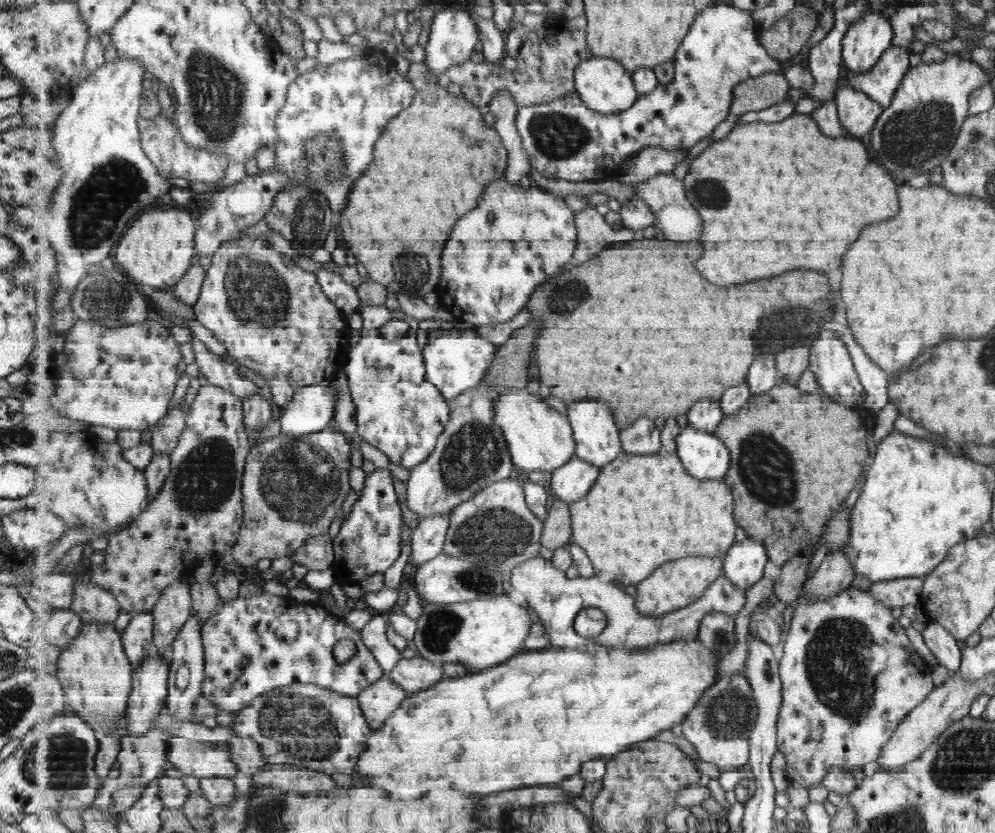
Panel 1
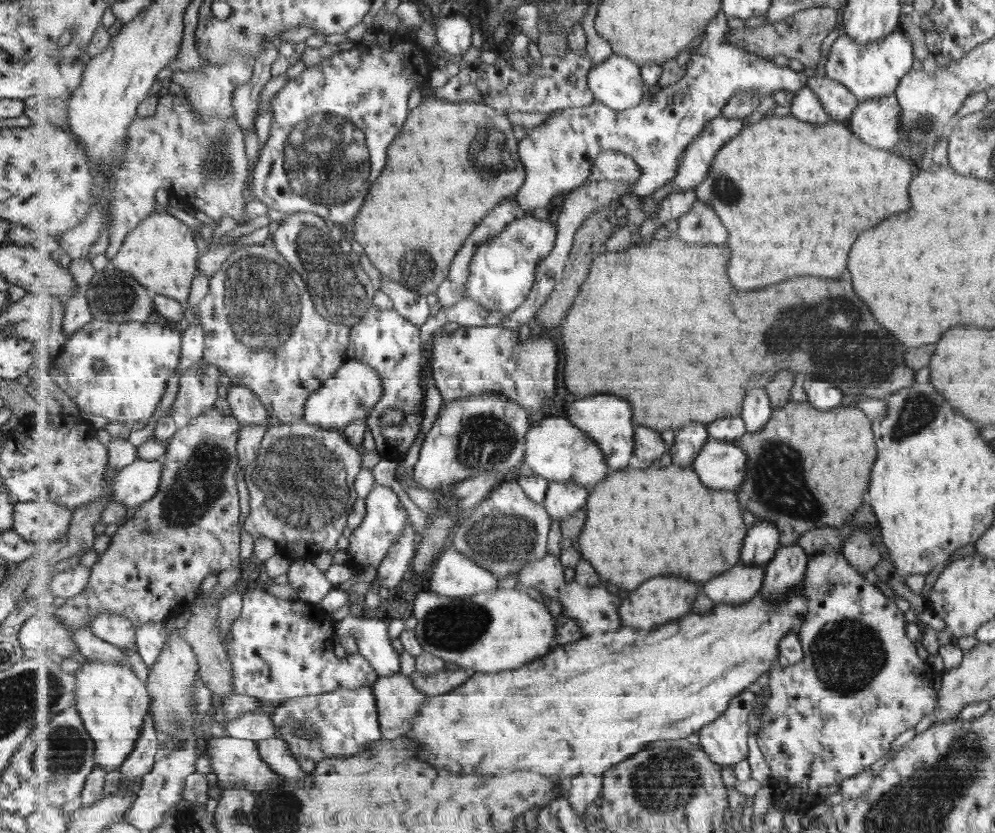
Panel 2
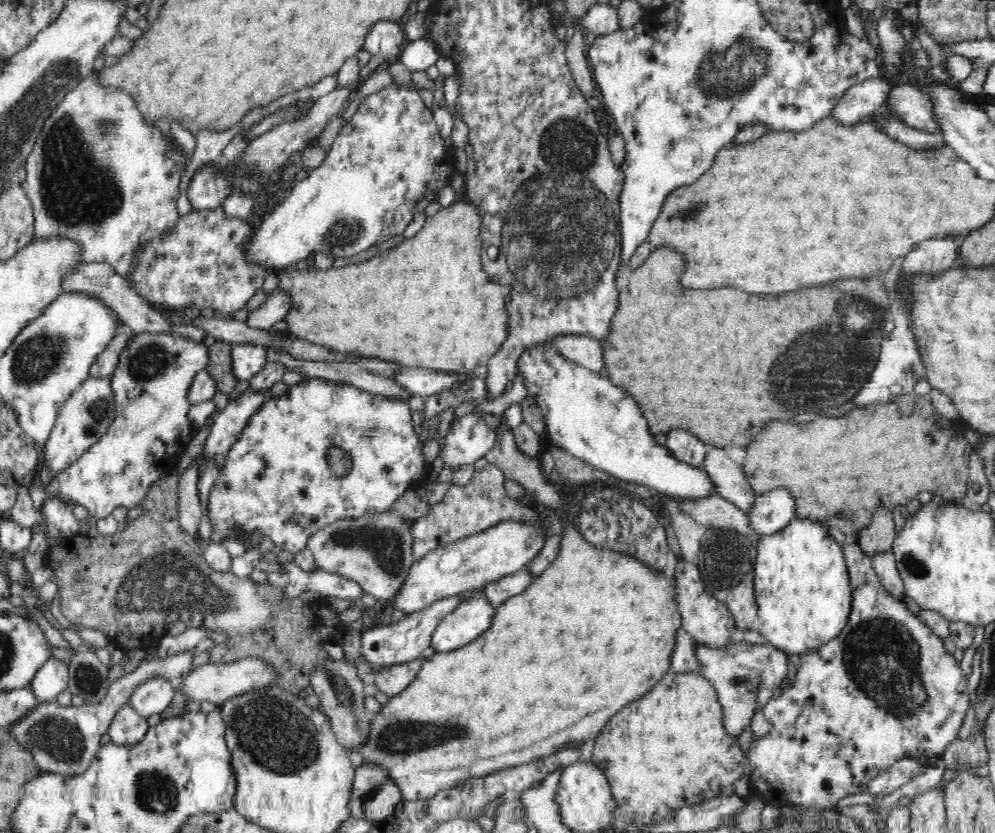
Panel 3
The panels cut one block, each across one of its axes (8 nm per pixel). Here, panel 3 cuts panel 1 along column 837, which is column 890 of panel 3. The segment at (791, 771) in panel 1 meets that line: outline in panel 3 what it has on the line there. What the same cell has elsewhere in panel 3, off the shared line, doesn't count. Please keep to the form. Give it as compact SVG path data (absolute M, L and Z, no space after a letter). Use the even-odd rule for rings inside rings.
M857 539L849 540L849 544L840 546L844 560L849 570L852 591L852 608L844 630L829 643L824 644L816 652L796 657L795 681L790 687L784 689L781 697L775 701L770 701L762 706L764 717L770 722L771 728L768 734L764 734L760 739L752 737L752 744L748 750L748 760L750 761L750 784L752 789L759 790L759 794L766 805L773 805L778 808L788 806L814 807L814 808L835 808L836 802L850 794L860 794L868 792L867 786L875 776L892 767L906 755L912 757L930 757L938 760L942 758L945 749L957 739L962 730L970 720L969 691L967 690L967 680L964 672L960 669L959 662L944 648L943 640L936 636L928 625L914 615L902 601L894 599L886 591L878 578L872 564L872 557L866 555L861 549Z

